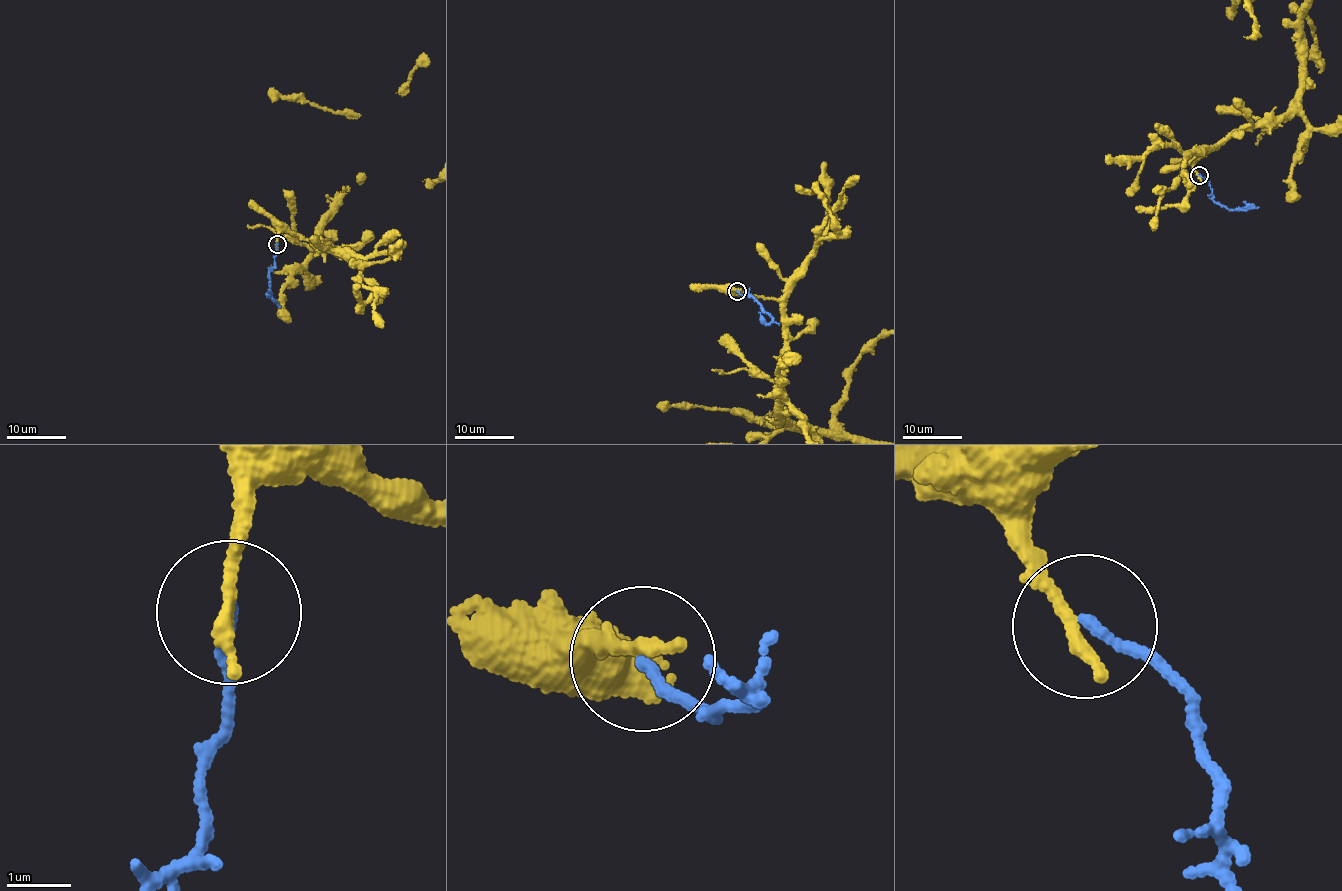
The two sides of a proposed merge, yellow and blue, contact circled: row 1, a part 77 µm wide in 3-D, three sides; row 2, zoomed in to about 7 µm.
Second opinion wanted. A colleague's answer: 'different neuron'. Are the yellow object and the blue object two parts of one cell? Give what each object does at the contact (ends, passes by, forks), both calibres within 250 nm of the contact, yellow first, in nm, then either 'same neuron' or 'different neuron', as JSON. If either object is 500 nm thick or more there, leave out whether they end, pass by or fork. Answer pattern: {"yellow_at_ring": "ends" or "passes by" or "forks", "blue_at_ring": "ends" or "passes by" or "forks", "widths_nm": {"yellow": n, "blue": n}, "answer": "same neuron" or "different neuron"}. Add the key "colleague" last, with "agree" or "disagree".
{"yellow_at_ring": "ends", "blue_at_ring": "ends", "widths_nm": {"yellow": 240, "blue": 150}, "answer": "different neuron", "colleague": "agree"}

